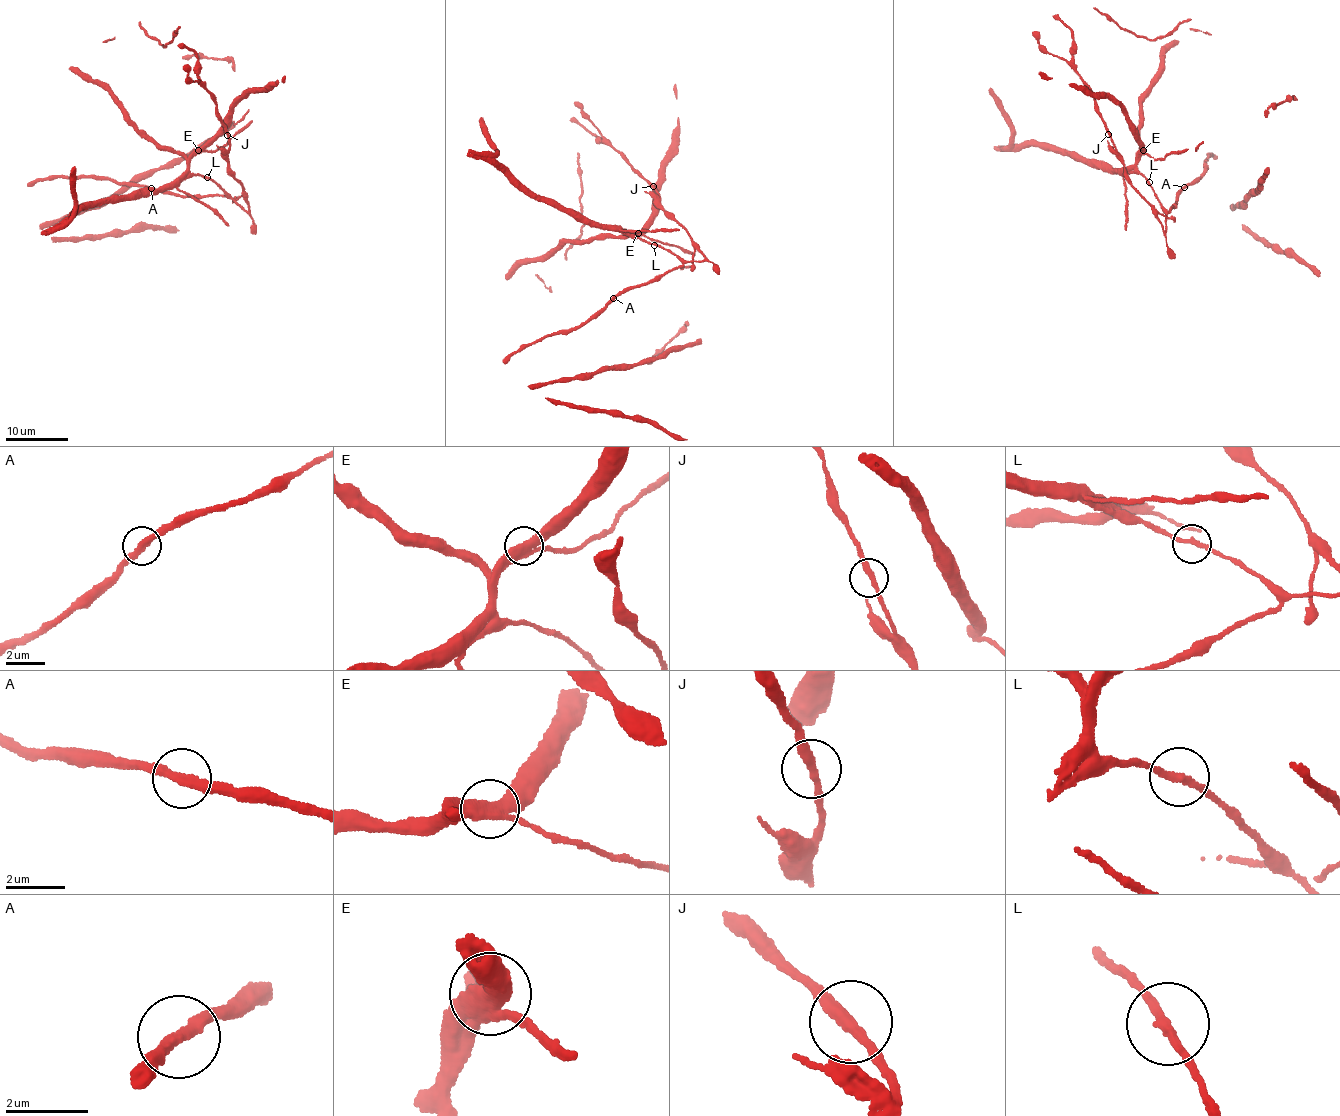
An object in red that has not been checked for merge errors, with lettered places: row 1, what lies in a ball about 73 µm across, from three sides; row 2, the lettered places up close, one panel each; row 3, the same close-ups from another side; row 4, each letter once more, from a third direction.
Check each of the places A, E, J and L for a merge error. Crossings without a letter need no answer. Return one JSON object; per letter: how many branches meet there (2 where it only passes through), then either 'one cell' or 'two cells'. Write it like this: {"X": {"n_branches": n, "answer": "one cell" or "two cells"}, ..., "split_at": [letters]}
{"A": {"n_branches": 2, "answer": "one cell"}, "E": {"n_branches": 3, "answer": "one cell"}, "J": {"n_branches": 2, "answer": "one cell"}, "L": {"n_branches": 2, "answer": "one cell"}, "split_at": []}

